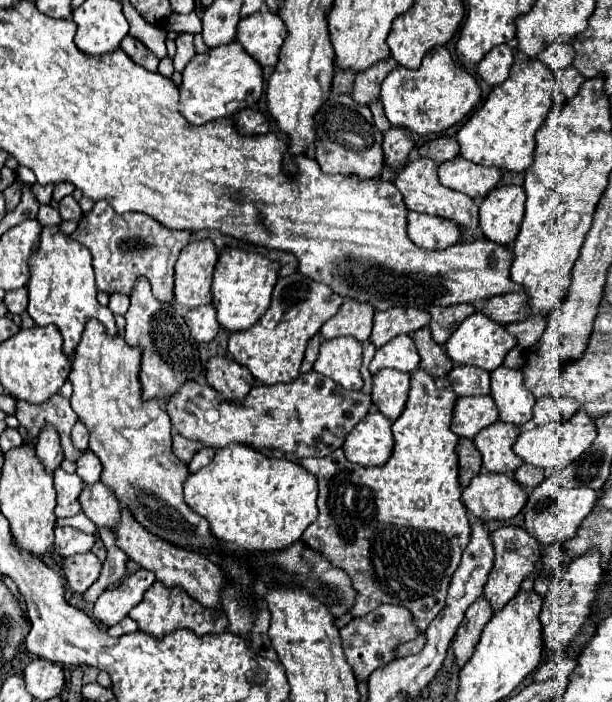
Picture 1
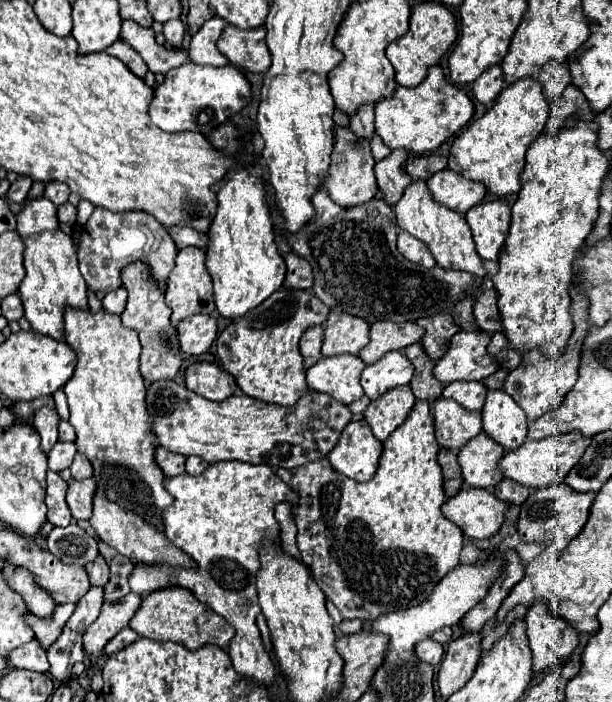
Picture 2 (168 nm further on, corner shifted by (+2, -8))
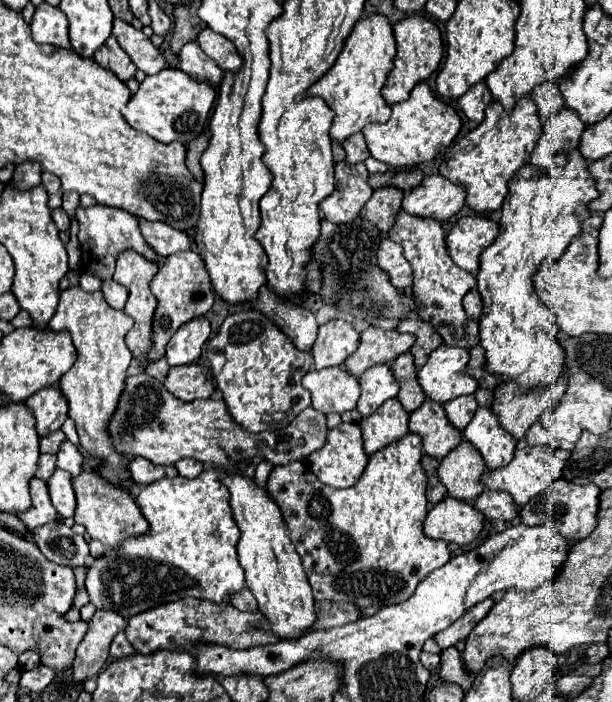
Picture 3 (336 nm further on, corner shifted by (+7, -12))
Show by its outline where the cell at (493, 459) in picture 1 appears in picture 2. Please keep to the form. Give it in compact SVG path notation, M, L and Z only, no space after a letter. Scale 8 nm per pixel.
M478 434L458 452L458 464L462 468L464 482L474 488L494 488L500 484L502 476L498 464L504 456L504 448L496 444L496 440L488 438L488 434Z

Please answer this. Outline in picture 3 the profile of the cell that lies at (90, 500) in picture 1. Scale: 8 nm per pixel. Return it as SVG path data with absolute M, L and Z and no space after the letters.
M55 468L51 480L47 480L49 498L61 518L71 518L75 512L75 492L71 486L71 474Z

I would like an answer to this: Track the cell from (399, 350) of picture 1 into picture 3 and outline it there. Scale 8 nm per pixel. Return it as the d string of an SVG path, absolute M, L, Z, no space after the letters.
M387 364L369 368L361 378L361 398L357 402L357 412L367 418L371 416L385 400L395 398L399 392L399 384L395 382L395 376Z

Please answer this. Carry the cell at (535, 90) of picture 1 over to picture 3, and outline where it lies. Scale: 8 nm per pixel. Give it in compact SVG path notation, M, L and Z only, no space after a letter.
M521 98L517 106L507 112L499 102L491 102L485 110L483 122L461 138L451 152L447 150L439 166L441 176L451 180L457 186L463 186L467 192L465 204L477 214L487 214L501 208L507 196L507 180L527 162L527 156L533 152L541 136L541 120L531 98Z

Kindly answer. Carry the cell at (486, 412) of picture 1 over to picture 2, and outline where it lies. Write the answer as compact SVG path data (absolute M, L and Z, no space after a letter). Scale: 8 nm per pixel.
M438 398L432 404L432 414L436 420L438 444L452 452L458 452L468 440L476 438L482 432L480 412L468 412L454 400Z

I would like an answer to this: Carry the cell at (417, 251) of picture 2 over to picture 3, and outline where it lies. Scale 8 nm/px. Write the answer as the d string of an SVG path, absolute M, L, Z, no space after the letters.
M383 238L377 250L377 266L387 272L391 284L403 292L405 288L411 286L413 282L413 270L409 266L409 262L403 256L403 248L399 248L399 244L395 244L389 238Z

